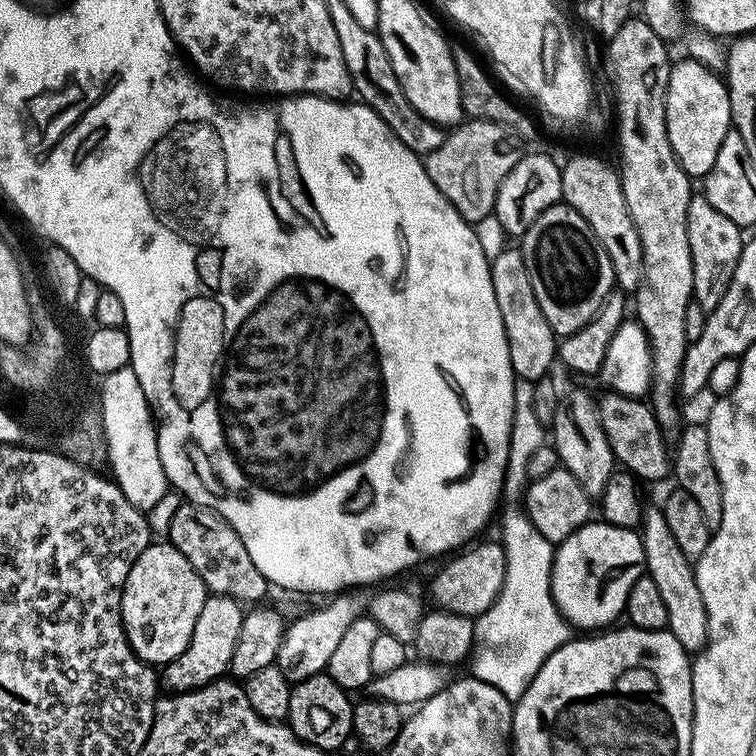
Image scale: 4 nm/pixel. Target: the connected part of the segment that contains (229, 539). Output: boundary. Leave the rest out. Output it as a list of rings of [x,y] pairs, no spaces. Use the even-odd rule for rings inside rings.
[[[184,502],[181,505],[168,524],[167,539],[183,554],[186,562],[194,566],[209,593],[217,596],[229,595],[228,580],[232,580],[236,587],[234,595],[237,600],[247,602],[262,599],[264,591],[269,591],[270,585],[258,570],[258,566],[250,562],[250,554],[246,554],[242,538],[238,538],[238,534],[218,513],[211,512],[201,504]]]

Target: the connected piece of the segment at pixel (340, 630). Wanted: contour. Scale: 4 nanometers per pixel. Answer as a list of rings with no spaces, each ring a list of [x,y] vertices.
[[[345,590],[333,595],[329,599],[332,600],[329,604],[324,604],[321,608],[298,617],[293,624],[291,621],[285,627],[282,644],[278,646],[274,663],[280,667],[282,674],[286,674],[290,682],[305,680],[327,669],[330,657],[338,647],[338,641],[346,635],[350,622],[354,622],[365,613],[366,596],[362,593],[363,591],[360,590]]]

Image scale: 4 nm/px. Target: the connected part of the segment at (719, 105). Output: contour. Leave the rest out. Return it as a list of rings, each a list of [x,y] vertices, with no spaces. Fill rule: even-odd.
[[[681,58],[672,64],[672,73],[668,79],[668,93],[666,94],[666,134],[670,138],[670,146],[682,166],[682,170],[689,178],[703,178],[710,166],[714,166],[714,158],[718,158],[718,146],[722,146],[722,138],[733,127],[728,85],[720,80],[713,69],[702,66],[702,62]]]

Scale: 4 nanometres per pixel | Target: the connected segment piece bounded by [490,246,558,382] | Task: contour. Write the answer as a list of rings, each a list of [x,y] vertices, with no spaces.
[[[505,246],[490,263],[494,298],[498,298],[498,311],[502,314],[502,326],[506,330],[512,372],[521,380],[538,381],[553,371],[552,363],[557,363],[558,337],[550,322],[546,322],[542,306],[538,306],[538,298],[532,285],[532,271],[526,266],[526,258],[519,247]]]

